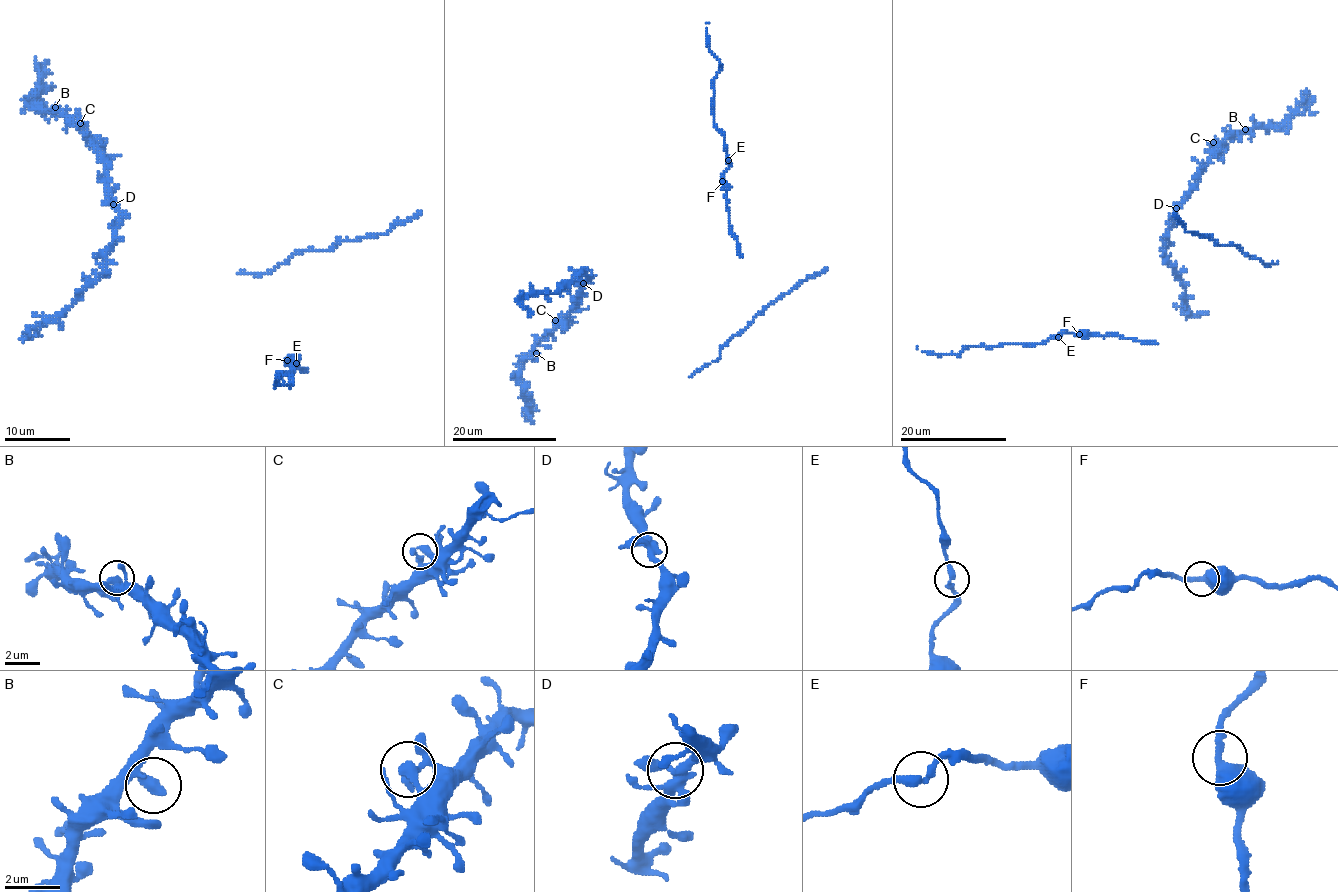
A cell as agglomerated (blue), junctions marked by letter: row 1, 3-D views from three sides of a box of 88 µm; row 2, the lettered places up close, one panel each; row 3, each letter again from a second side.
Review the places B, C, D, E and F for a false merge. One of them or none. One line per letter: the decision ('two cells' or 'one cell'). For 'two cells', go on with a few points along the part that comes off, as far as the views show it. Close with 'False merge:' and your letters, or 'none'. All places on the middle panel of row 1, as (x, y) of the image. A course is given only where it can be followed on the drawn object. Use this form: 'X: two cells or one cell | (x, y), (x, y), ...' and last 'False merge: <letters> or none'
B: one cell
C: one cell
D: one cell
E: one cell
F: one cell
False merge: none

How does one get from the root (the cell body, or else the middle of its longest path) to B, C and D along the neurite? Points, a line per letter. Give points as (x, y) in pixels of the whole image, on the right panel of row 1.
B: (1160, 256), (1165, 254), (1165, 239), (1173, 213), (1191, 189), (1197, 173), (1234, 133), (1245, 129)
C: (1160, 256), (1165, 254), (1165, 239), (1173, 213), (1197, 179), (1197, 171), (1213, 153), (1213, 142)
D: (1160, 256), (1165, 254), (1165, 239), (1176, 207)

